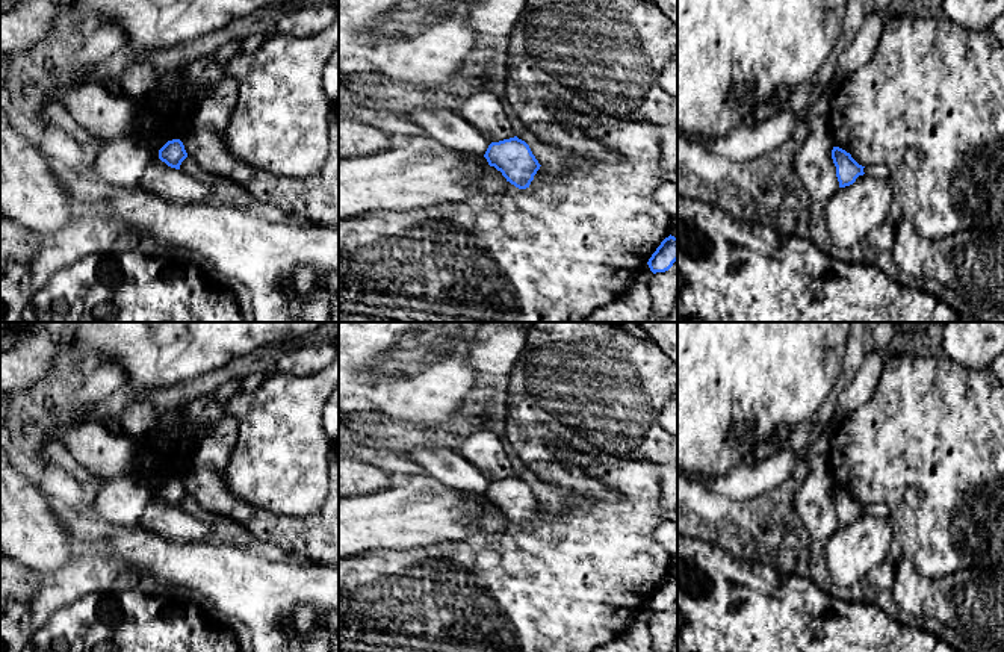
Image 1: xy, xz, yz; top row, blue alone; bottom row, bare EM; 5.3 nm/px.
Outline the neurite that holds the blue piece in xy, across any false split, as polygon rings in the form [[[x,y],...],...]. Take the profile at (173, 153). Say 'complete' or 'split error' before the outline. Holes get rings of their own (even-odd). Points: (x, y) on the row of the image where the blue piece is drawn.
complete | [[[180,139],[168,141],[159,150],[159,159],[165,162],[168,166],[180,169],[181,162],[187,157],[184,145]]]

